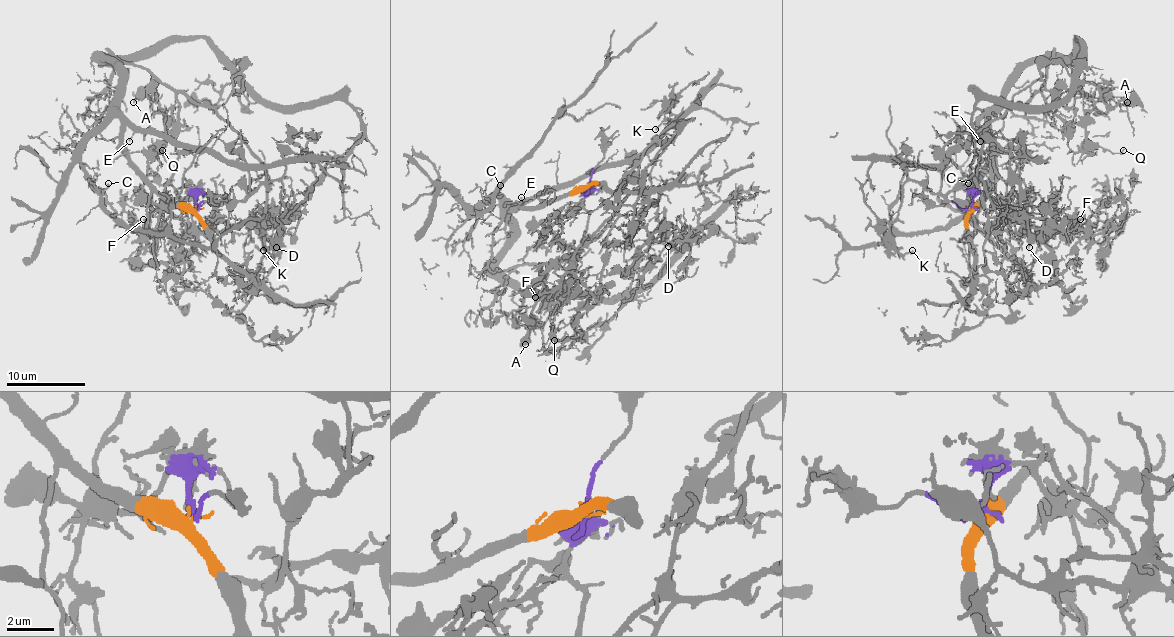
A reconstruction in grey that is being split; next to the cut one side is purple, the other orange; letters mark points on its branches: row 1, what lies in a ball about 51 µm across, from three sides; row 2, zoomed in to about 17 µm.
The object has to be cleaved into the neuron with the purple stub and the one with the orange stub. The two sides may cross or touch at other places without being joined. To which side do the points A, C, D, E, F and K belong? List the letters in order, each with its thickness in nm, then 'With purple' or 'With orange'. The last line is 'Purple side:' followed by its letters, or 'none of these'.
A: Thickness 140 nm. With purple
C: Thickness 140 nm. With orange
D: Thickness 130 nm. With purple
E: Thickness 100 nm. With orange
F: Thickness 150 nm. With purple
K: Thickness 140 nm. With purple
Purple side: A, D, F, K

